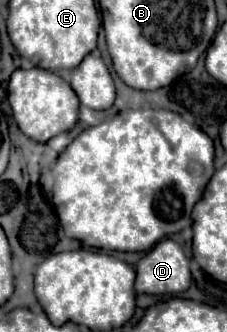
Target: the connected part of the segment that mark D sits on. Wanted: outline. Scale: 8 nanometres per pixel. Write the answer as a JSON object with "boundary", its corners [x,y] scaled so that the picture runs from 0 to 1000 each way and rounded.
{"boundary":[[[753,720],[692,732],[595,798],[595,880],[648,889],[771,889],[806,883],[841,858],[833,780],[806,744]]]}

